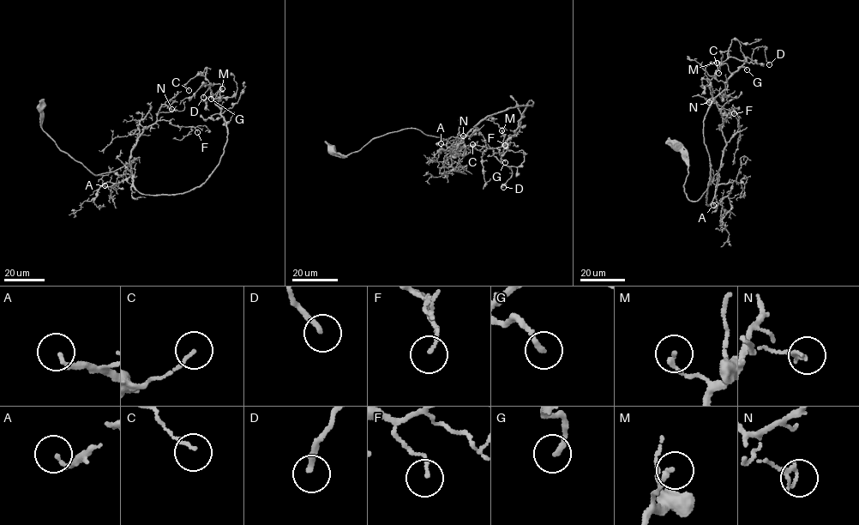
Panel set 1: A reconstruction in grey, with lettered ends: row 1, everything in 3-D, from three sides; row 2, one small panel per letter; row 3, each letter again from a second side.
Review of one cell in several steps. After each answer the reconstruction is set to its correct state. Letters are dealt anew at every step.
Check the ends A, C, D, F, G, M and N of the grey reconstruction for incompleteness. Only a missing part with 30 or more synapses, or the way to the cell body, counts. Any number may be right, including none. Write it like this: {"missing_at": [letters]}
{"missing_at": ["A", "G"]}

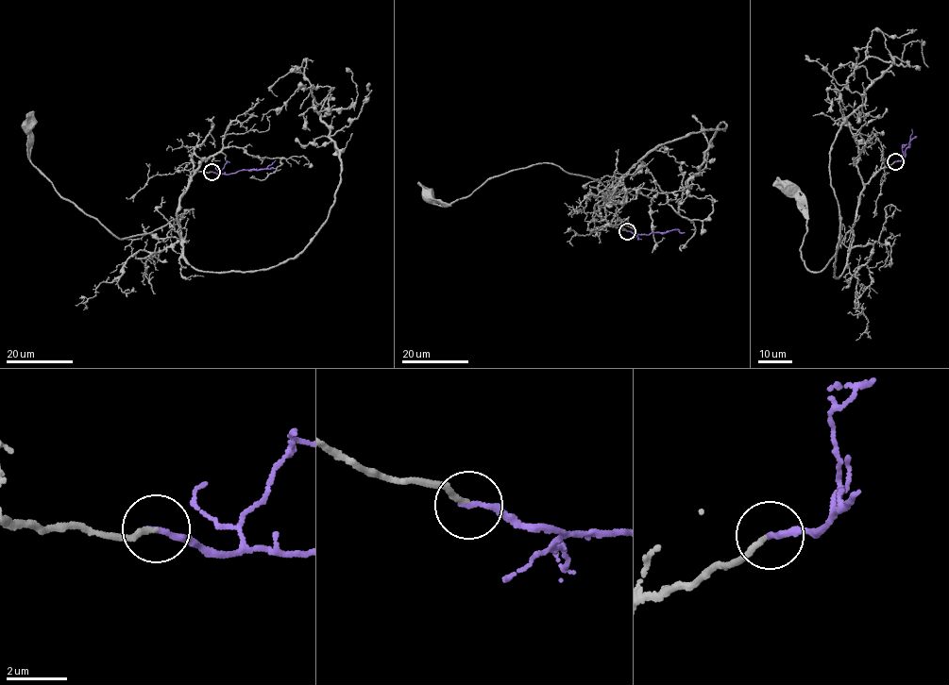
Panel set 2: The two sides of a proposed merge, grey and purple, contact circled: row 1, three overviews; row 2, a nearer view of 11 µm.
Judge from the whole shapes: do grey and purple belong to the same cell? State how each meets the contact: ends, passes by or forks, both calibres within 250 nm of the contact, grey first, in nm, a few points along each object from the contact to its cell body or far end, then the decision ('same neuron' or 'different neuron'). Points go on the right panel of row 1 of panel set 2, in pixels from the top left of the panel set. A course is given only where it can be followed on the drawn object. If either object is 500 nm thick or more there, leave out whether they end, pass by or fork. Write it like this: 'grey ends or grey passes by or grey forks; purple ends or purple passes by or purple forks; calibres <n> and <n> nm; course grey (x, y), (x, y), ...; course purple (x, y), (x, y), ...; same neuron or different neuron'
grey ends; purple ends; calibres 150 and 190 nm; course grey (894, 161), (864, 186), (854, 226), (819, 272), (809, 272), (802, 260), (806, 221), (799, 190), (790, 187); course purple (895, 161), (906, 155), (912, 128); same neuron

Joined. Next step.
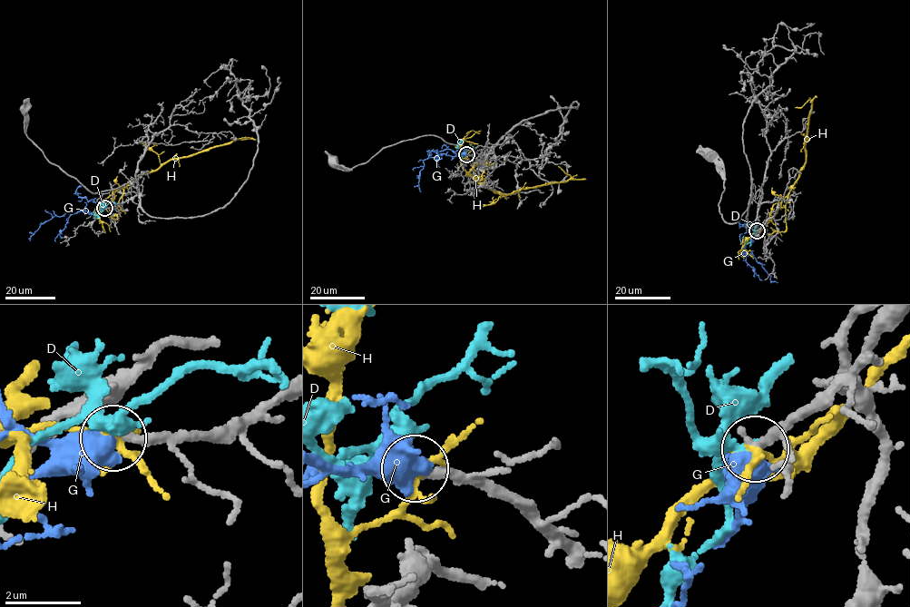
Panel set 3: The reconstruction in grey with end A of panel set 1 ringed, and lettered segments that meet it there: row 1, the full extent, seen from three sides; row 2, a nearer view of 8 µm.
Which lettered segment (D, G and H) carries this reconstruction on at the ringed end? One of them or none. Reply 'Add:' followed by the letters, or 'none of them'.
Add: G

